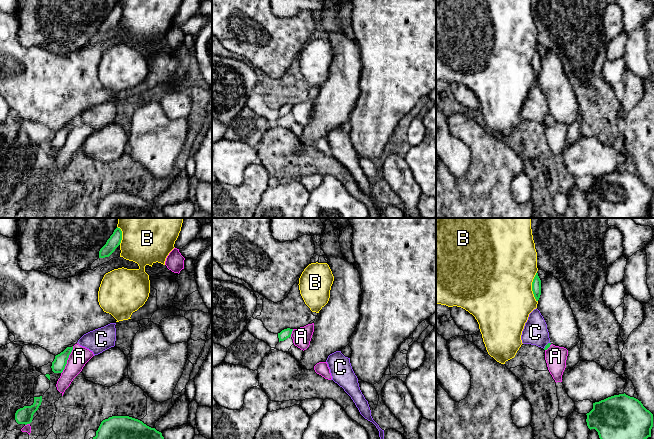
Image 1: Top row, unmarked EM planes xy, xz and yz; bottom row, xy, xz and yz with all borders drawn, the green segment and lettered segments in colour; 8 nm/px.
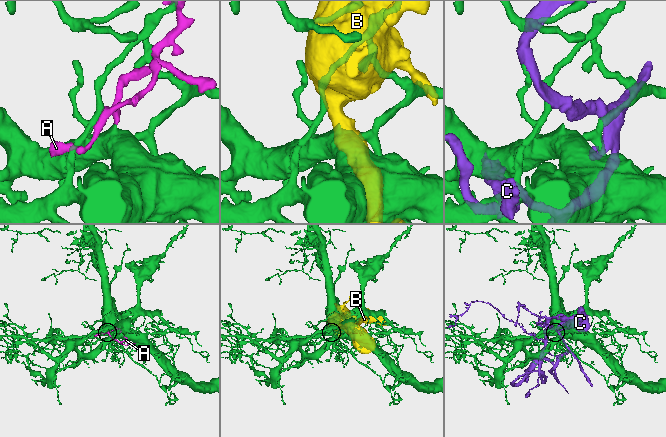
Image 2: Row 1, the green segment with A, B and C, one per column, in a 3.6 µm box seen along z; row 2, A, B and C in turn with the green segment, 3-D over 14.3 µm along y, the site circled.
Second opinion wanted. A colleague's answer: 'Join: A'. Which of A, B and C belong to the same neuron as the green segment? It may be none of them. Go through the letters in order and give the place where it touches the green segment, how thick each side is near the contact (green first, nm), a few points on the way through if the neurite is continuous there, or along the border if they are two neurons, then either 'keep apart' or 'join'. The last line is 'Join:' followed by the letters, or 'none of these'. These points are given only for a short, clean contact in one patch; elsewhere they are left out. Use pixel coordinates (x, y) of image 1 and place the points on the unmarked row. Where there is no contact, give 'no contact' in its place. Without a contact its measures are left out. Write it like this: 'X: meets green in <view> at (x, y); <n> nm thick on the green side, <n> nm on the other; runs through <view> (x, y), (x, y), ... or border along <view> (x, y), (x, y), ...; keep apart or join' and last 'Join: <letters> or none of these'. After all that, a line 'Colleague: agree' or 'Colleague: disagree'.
A: meets green in xy at (67, 135); 110 nm thick on the green side, 150 nm on the other; join
B: meets green in yz at (532, 63); 80 nm thick on the green side, 500 nm on the other; keep apart
C: meets green in yz at (546, 121); 40 nm thick on the green side, 200 nm on the other; keep apart
Join: A
Colleague: agree

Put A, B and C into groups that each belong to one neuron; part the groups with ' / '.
A / B / C

